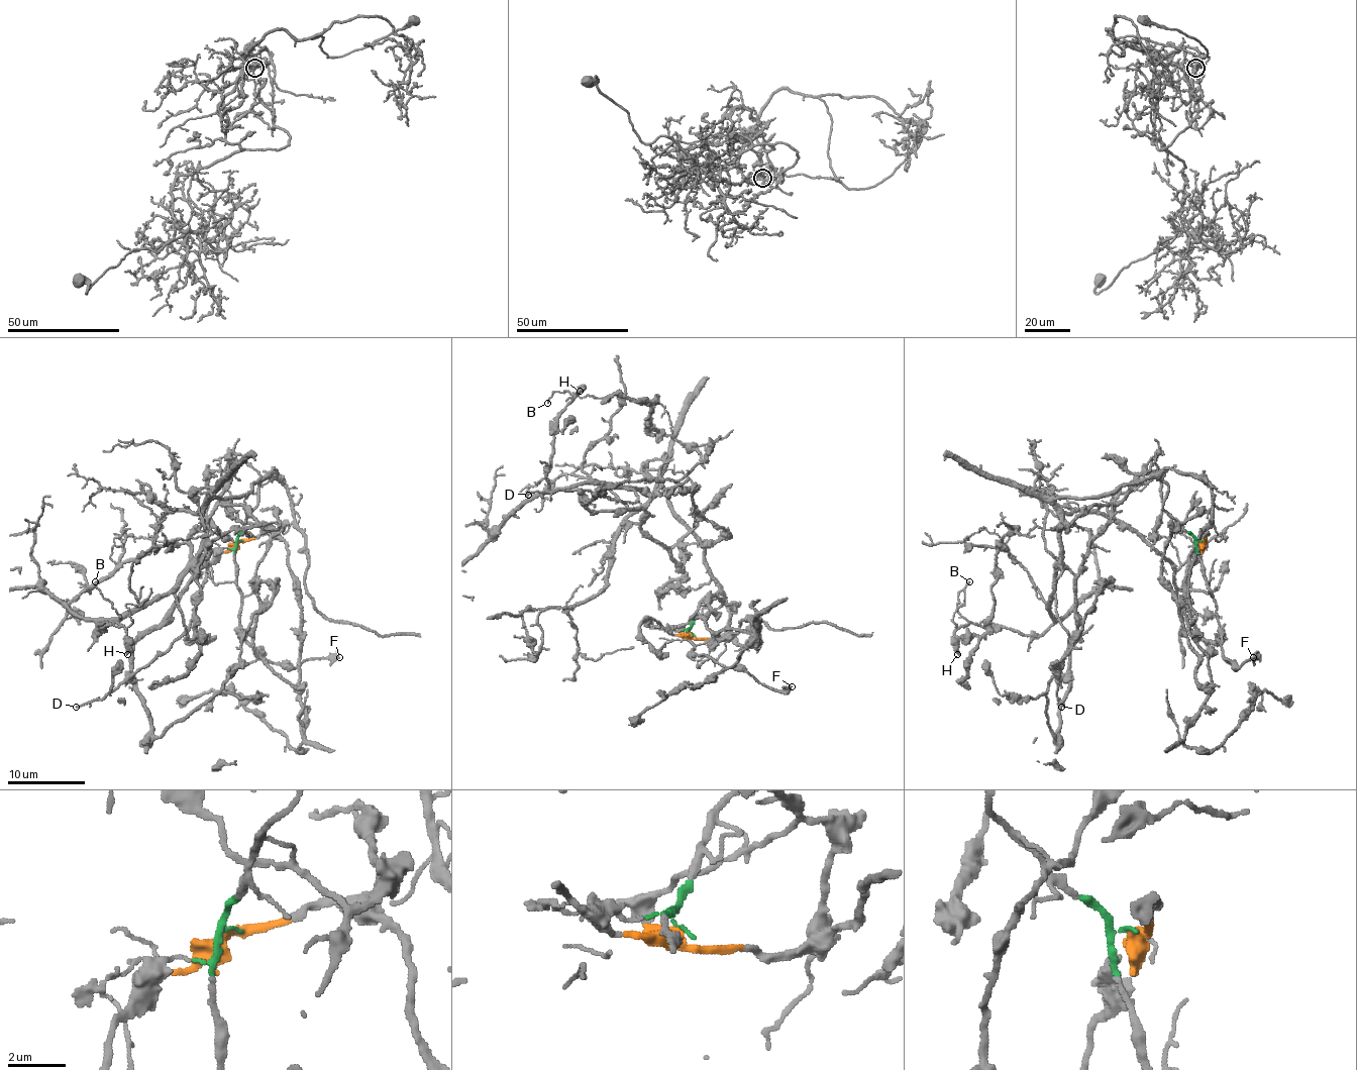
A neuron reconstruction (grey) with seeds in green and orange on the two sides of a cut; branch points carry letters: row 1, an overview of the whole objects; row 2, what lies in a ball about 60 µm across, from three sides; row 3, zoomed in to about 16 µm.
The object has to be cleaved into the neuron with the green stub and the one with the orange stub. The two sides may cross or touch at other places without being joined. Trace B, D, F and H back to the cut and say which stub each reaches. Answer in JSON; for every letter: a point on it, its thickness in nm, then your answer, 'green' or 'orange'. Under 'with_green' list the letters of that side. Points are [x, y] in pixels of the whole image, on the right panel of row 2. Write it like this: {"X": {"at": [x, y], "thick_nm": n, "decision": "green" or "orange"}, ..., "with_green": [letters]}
{"B": {"at": [969, 581], "thick_nm": 110, "decision": "green"}, "D": {"at": [1061, 707], "thick_nm": 160, "decision": "green"}, "F": {"at": [1253, 657], "thick_nm": 400, "decision": "green"}, "H": {"at": [957, 654], "thick_nm": 380, "decision": "green"}, "with_green": ["B", "D", "F", "H"]}

